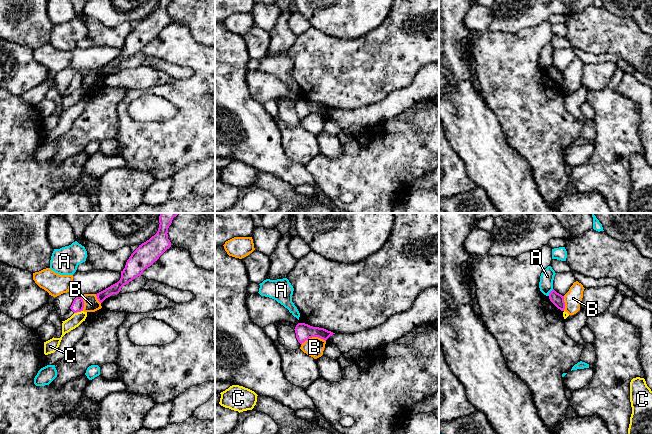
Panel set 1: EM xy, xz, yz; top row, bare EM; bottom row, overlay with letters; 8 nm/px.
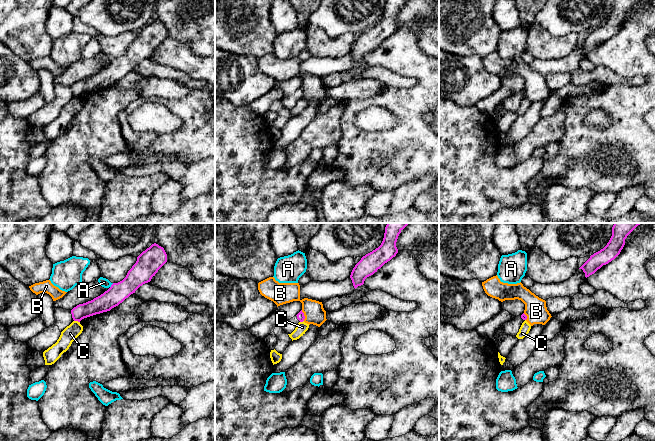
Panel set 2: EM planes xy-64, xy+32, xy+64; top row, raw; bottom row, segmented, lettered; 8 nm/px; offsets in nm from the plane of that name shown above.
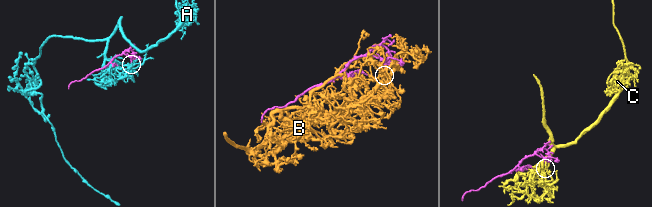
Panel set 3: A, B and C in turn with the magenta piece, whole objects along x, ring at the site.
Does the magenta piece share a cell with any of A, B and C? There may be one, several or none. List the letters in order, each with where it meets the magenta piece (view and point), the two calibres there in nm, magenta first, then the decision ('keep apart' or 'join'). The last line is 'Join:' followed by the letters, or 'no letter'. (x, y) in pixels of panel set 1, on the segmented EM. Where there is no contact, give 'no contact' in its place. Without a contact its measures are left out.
A: meets magenta in yz at (550, 292); 100 nm thick on the magenta side, 110 nm on the other; keep apart
B: meets magenta in xz at (313, 336); 130 nm thick on the magenta side, 160 nm on the other; keep apart
C: meets magenta in xy at (78, 311); 100 nm thick on the magenta side, 100 nm on the other; keep apart
Join: no letter

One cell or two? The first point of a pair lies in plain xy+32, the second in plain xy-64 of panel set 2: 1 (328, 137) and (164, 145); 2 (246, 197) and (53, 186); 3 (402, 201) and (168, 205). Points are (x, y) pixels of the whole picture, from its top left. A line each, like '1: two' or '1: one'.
1: two
2: two
3: two

